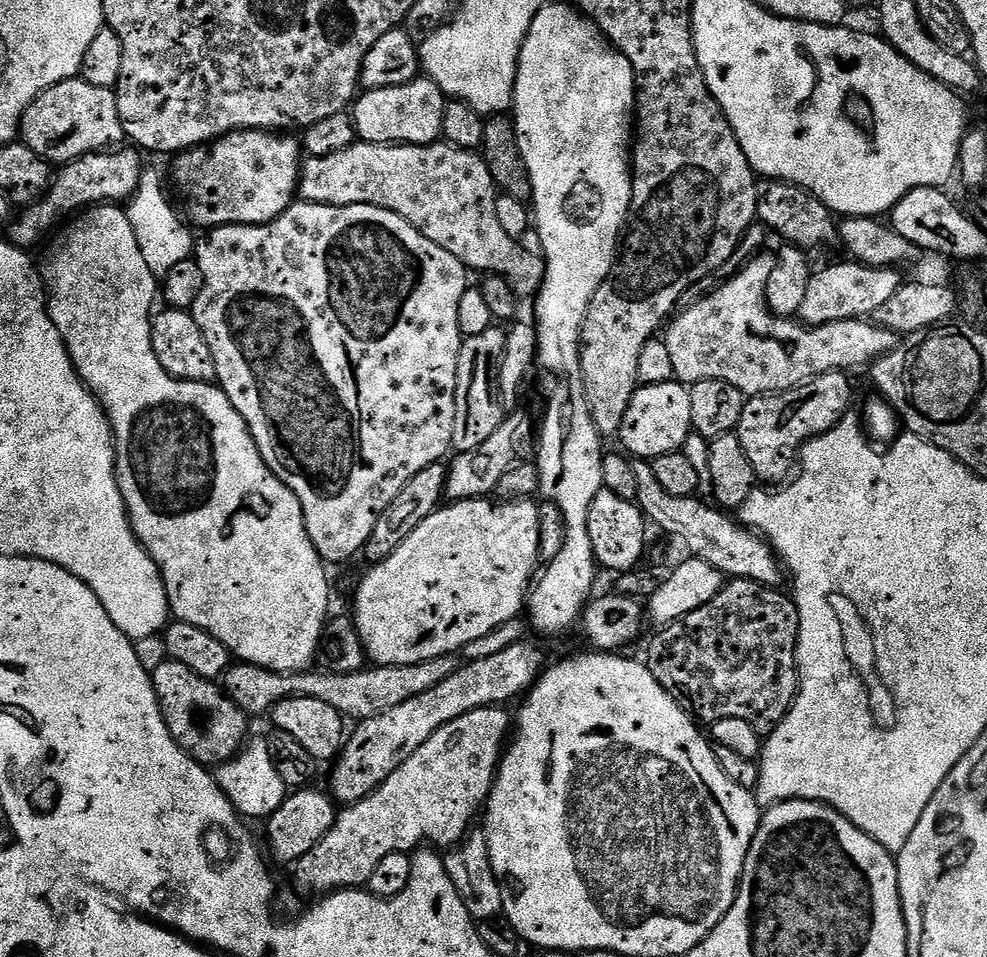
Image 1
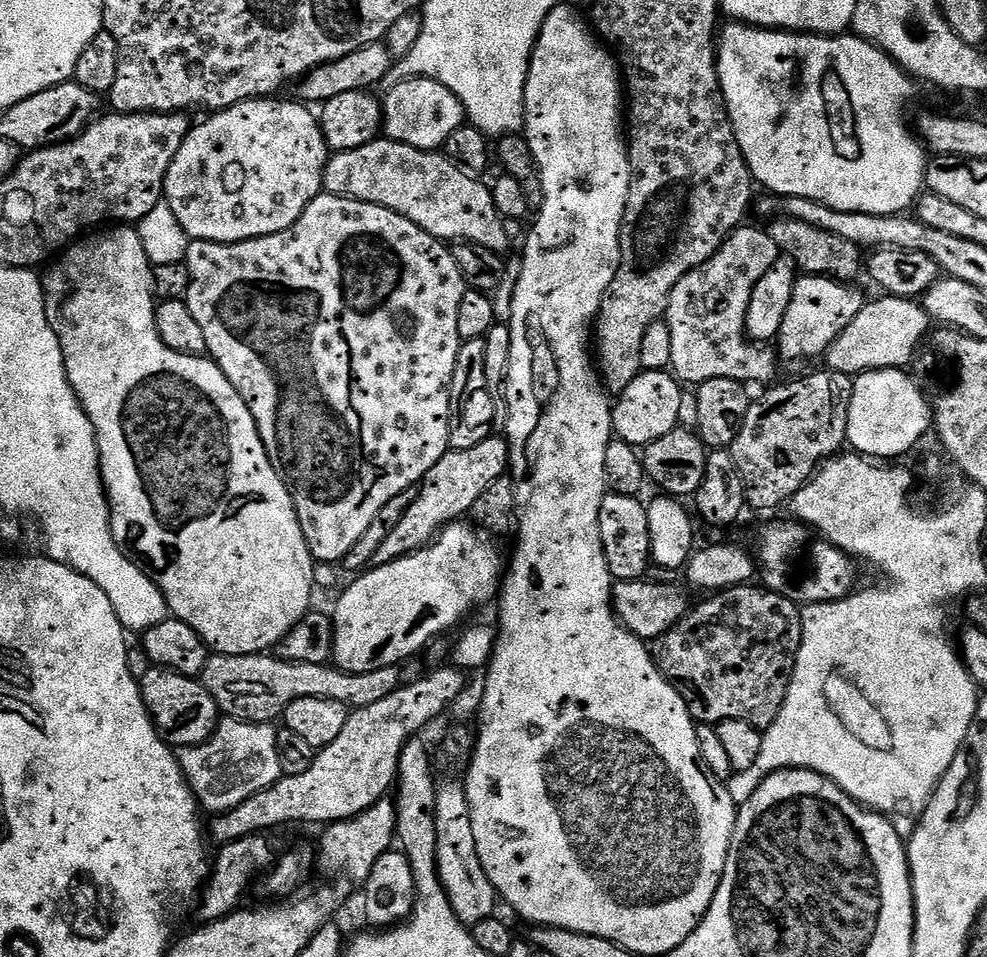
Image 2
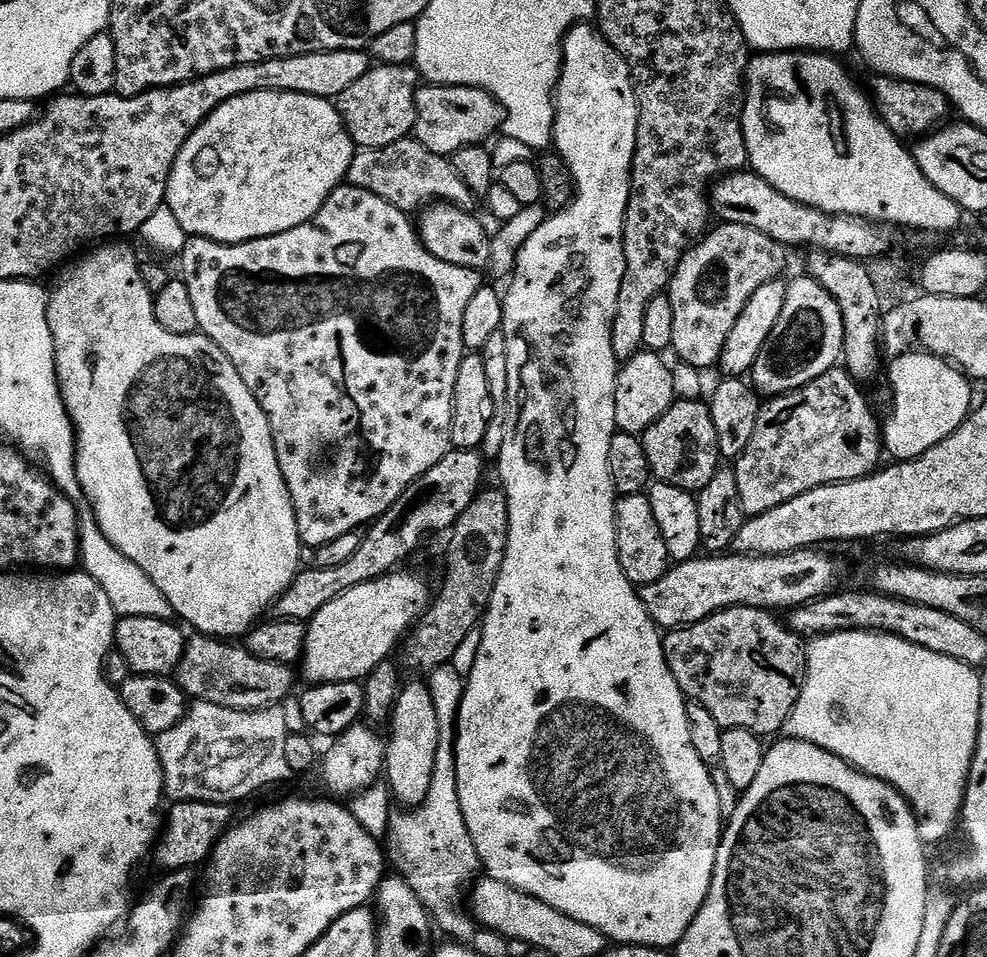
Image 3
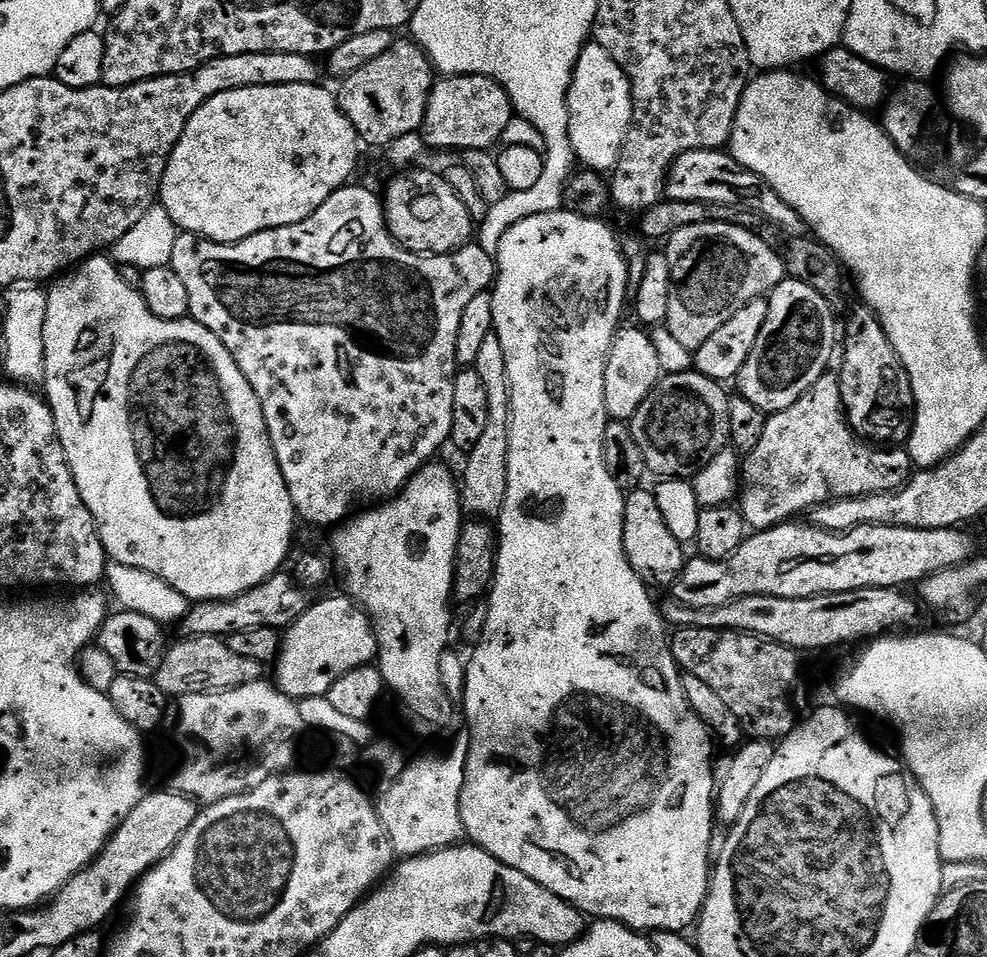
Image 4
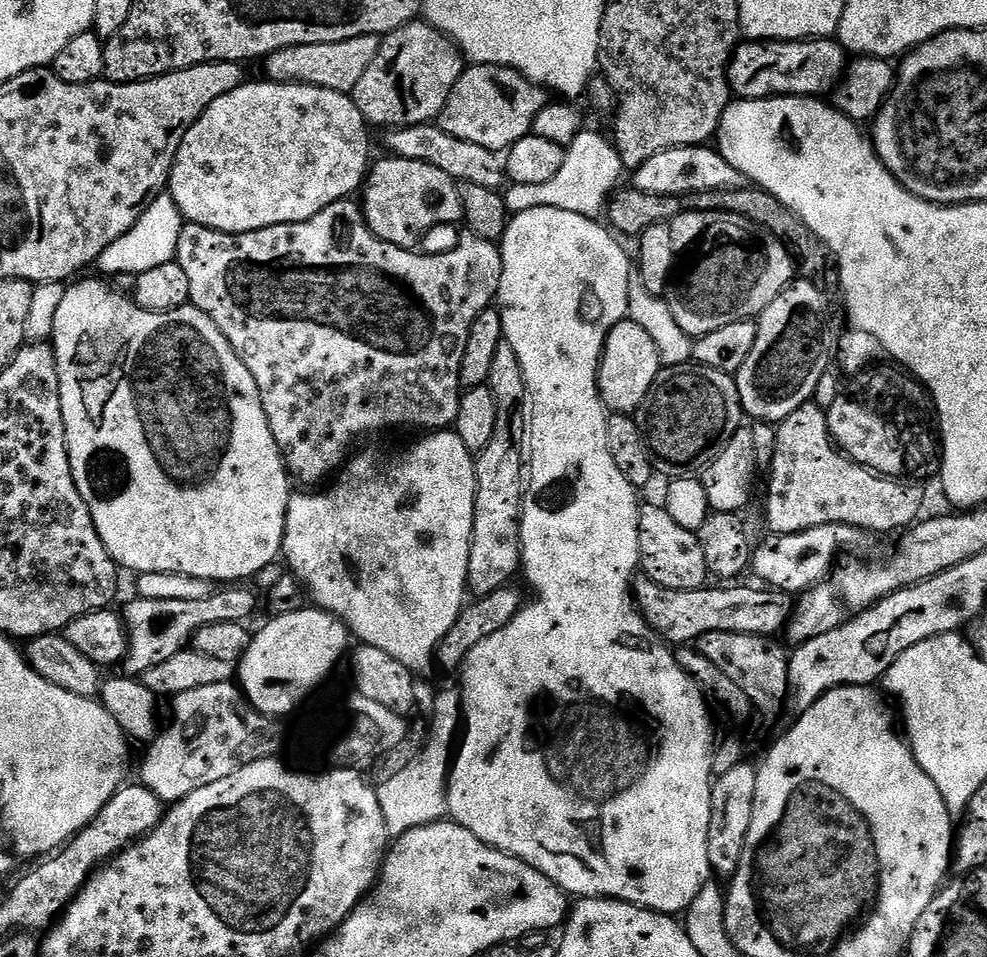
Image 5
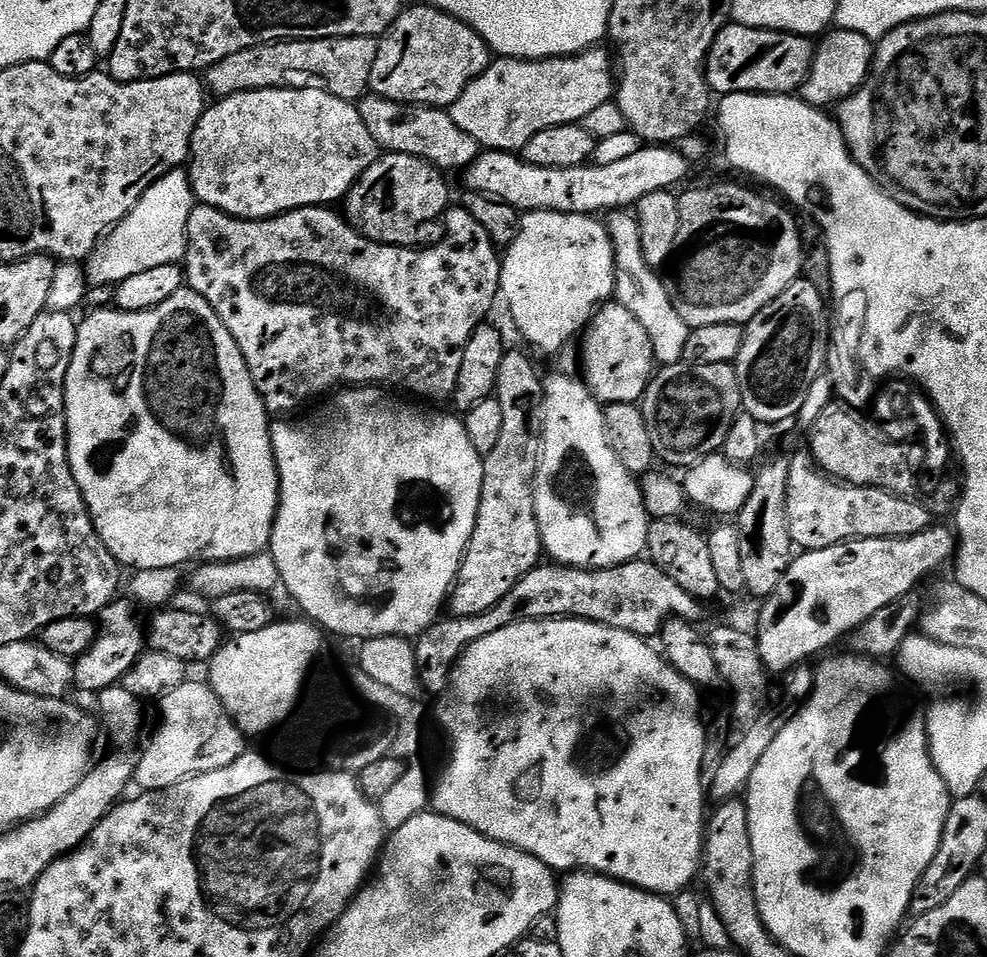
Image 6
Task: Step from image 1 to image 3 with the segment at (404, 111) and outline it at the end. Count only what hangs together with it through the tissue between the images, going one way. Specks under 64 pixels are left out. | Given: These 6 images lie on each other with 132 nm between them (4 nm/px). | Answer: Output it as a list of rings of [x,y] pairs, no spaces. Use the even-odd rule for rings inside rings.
[[[453,84],[420,86],[414,97],[416,123],[414,139],[428,152],[451,158],[458,150],[471,144],[483,145],[484,139],[502,124],[502,109],[483,88],[467,88]]]

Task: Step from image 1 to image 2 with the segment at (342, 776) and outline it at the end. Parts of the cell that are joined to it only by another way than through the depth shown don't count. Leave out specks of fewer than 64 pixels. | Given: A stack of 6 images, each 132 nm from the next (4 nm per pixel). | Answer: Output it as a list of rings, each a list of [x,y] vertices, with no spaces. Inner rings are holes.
[[[436,666],[425,671],[419,680],[405,682],[394,694],[386,694],[379,702],[371,706],[349,711],[346,726],[342,726],[342,734],[330,742],[330,746],[319,749],[313,758],[313,764],[305,773],[297,776],[281,775],[277,784],[271,784],[266,790],[246,798],[229,812],[213,815],[212,828],[210,824],[210,840],[213,845],[229,844],[247,836],[268,834],[279,824],[320,824],[327,826],[337,820],[348,820],[366,811],[389,795],[390,789],[396,783],[396,768],[400,764],[402,750],[411,740],[421,735],[420,731],[431,720],[436,720],[464,692],[465,673],[455,666]]]

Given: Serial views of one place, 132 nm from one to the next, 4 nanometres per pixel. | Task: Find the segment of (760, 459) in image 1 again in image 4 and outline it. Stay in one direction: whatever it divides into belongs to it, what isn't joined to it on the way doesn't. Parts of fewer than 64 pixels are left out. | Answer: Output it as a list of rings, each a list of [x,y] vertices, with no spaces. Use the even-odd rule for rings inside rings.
[[[825,374],[794,406],[771,413],[764,421],[762,439],[742,460],[742,483],[738,493],[738,507],[749,529],[764,532],[789,523],[799,512],[811,513],[834,500],[859,496],[891,494],[900,491],[914,475],[914,465],[907,451],[900,446],[873,446],[859,439],[848,425],[844,411],[840,381],[835,375]]]

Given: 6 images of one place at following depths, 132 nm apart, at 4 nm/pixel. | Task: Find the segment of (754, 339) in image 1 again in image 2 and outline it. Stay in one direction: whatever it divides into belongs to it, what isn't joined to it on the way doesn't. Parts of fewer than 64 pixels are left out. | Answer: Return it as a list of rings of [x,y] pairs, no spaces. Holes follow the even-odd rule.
[[[741,226],[731,232],[709,260],[680,279],[668,299],[666,323],[670,326],[670,368],[676,379],[685,385],[699,386],[710,378],[734,378],[745,386],[751,385],[751,380],[757,380],[758,383],[767,385],[772,382],[767,380],[776,376],[777,353],[771,347],[749,341],[746,314],[750,310],[750,294],[754,294],[754,286],[758,286],[762,274],[766,274],[766,270],[770,270],[770,266],[781,259],[782,253],[778,246],[774,246],[774,238],[770,238],[763,227],[748,227]],[[887,294],[879,298],[881,300],[869,299],[852,319],[850,326],[846,326],[846,330],[842,330],[840,337],[828,347],[826,361],[831,371],[855,377],[862,372],[877,372],[883,368],[904,370],[913,363],[918,349],[930,332],[930,321],[923,303]]]

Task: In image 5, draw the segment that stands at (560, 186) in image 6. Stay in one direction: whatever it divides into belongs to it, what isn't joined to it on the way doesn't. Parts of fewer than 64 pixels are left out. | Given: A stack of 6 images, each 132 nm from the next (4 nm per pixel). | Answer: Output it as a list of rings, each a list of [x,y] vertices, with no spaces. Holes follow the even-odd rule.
[[[681,146],[667,148],[654,158],[646,161],[642,167],[635,169],[631,187],[642,190],[646,194],[690,194],[691,192],[705,192],[706,190],[722,190],[723,188],[743,188],[746,181],[744,175],[726,158],[722,158],[719,151],[712,146]]]

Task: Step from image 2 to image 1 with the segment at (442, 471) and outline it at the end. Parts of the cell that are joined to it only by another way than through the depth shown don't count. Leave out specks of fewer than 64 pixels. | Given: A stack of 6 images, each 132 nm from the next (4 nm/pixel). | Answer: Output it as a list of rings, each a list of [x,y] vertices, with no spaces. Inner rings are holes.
[[[512,410],[505,415],[498,430],[482,442],[482,446],[474,446],[474,450],[456,452],[448,464],[448,481],[444,487],[447,499],[455,502],[458,500],[479,500],[488,498],[495,493],[502,474],[510,470],[510,466],[527,461],[533,455],[534,445],[538,436],[534,431],[534,420],[528,412]]]

